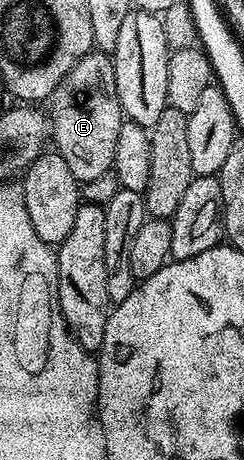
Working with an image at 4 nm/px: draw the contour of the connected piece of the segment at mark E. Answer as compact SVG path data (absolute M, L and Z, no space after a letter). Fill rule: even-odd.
M93 50L83 56L52 91L46 112L50 117L50 140L56 143L54 151L66 158L70 174L81 185L113 171L114 146L126 117L116 89L116 66L109 53Z

